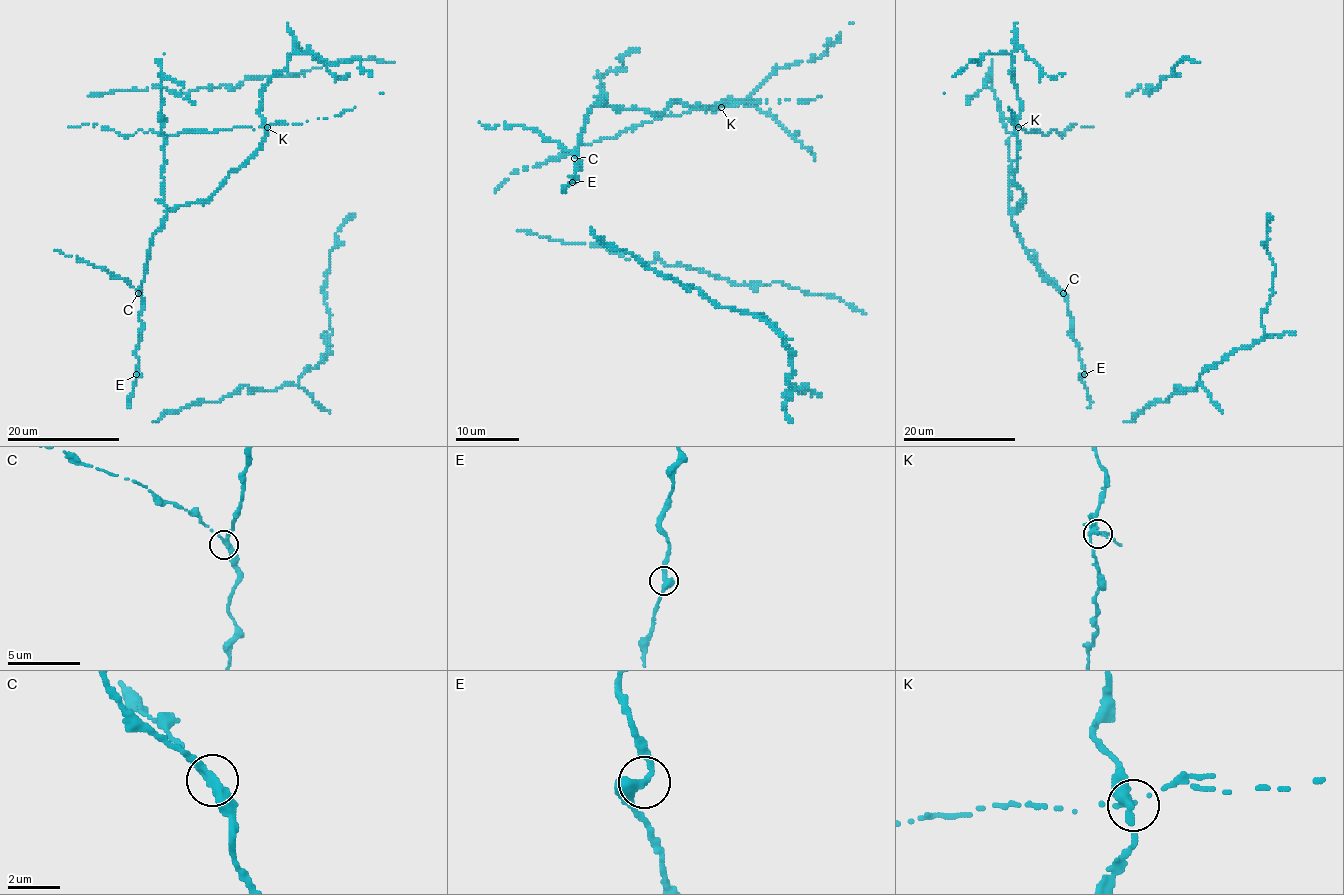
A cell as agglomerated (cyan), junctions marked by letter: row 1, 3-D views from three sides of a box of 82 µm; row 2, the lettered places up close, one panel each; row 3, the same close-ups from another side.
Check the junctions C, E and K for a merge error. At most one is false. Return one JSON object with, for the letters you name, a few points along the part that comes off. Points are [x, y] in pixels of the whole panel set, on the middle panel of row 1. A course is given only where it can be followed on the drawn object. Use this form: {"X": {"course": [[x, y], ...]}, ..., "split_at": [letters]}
{"K": {"course": [[721, 107], [665, 115], [628, 127], [616, 137], [579, 147], [558, 159], [550, 158], [515, 171], [494, 191]]}, "split_at": ["K"]}

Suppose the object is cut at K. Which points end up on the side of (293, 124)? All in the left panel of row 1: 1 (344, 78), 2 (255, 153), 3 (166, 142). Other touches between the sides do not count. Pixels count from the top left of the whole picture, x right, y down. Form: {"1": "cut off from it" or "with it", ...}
{"1": "cut off from it", "2": "cut off from it", "3": "cut off from it"}

